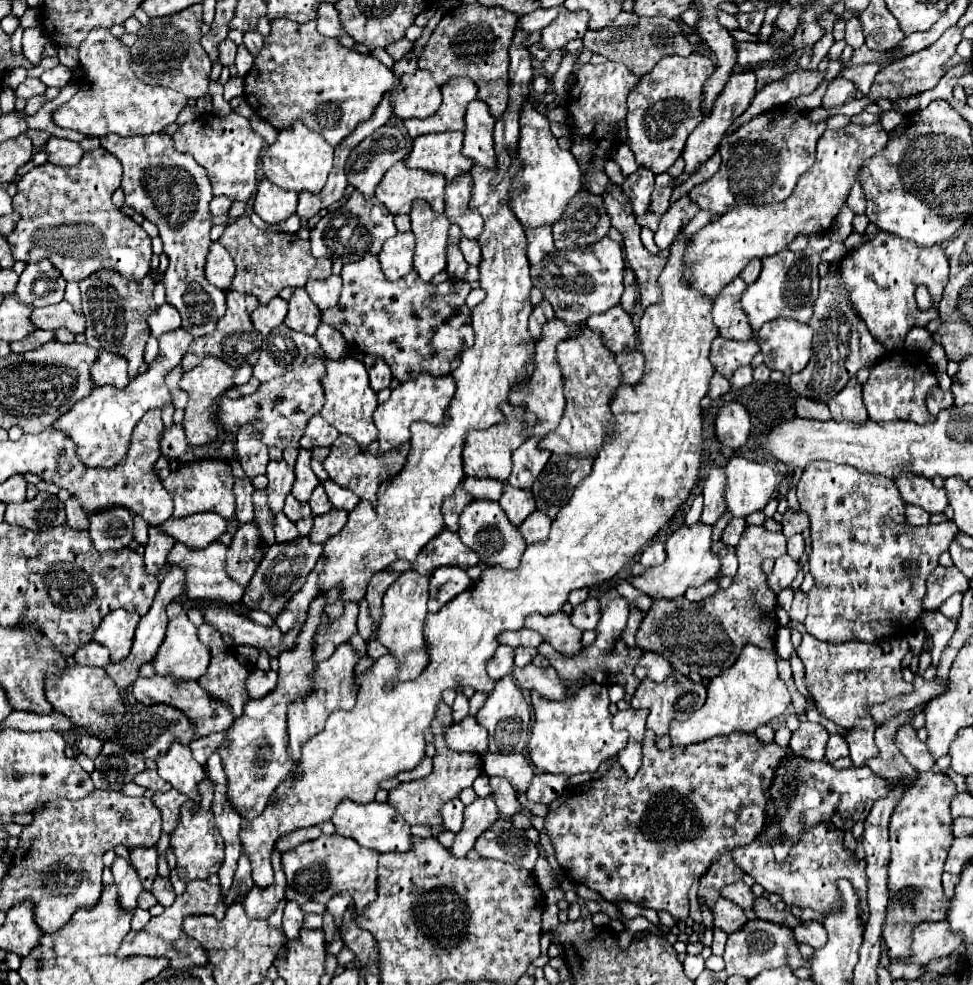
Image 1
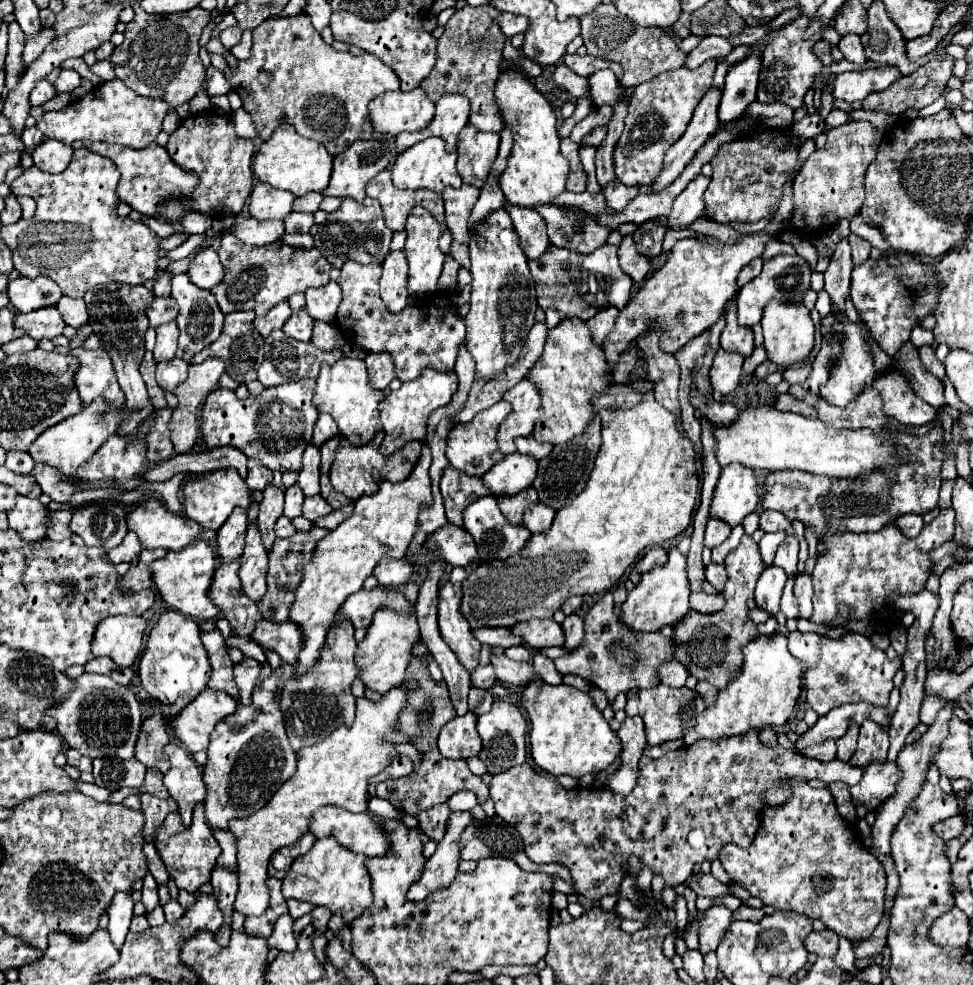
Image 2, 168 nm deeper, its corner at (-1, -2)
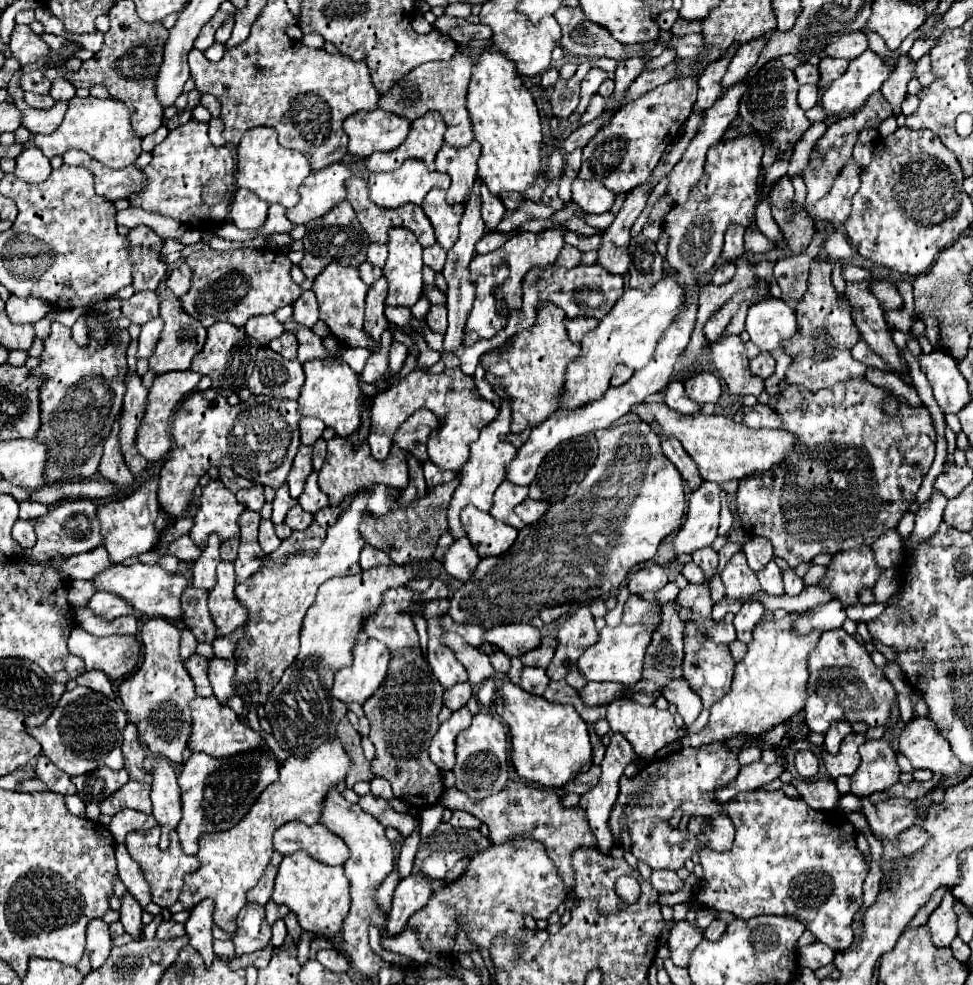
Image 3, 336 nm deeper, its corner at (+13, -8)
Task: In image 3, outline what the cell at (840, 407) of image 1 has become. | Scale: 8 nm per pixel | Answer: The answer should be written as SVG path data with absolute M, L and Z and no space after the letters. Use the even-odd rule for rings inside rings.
M814 260L810 264L808 290L796 306L798 332L794 334L794 338L790 338L790 342L784 342L782 346L784 352L792 356L792 364L786 372L786 382L806 386L808 390L830 388L840 380L864 378L868 370L866 364L854 360L850 354L854 342L862 340L862 334L858 334L858 328L850 316L848 300L834 290L830 272L832 266L828 260Z

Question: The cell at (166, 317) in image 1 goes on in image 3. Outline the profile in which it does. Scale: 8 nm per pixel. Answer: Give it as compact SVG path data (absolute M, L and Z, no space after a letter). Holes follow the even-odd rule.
M136 292L132 298L122 302L122 314L126 314L130 322L140 326L156 318L158 310L160 310L160 300L156 292Z

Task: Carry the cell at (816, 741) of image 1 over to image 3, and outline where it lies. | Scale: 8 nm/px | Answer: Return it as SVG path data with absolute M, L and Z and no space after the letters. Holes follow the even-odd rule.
M800 750L796 754L796 772L802 776L802 778L814 778L818 772L820 772L820 760L814 752L810 750Z

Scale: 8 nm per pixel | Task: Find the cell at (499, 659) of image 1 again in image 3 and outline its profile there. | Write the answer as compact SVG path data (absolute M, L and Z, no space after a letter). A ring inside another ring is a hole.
M470 682L456 684L456 686L452 686L452 688L448 688L444 692L444 706L450 708L452 712L460 710L462 706L466 706L466 702L468 702L470 696L472 696L472 684Z

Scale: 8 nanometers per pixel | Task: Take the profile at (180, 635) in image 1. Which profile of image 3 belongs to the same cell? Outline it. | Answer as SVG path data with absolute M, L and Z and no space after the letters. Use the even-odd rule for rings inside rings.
M164 618L146 620L142 628L142 644L144 664L120 684L118 694L126 708L128 722L134 722L138 728L140 742L150 752L182 764L182 752L186 750L186 742L190 740L190 702L194 700L196 692L192 678L178 654L180 630Z

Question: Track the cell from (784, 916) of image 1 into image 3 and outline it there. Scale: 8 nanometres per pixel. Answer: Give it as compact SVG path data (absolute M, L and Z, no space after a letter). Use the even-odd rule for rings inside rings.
M714 920L706 930L704 930L704 940L710 940L710 942L716 942L718 938L722 938L726 930L726 924L720 922L720 920Z

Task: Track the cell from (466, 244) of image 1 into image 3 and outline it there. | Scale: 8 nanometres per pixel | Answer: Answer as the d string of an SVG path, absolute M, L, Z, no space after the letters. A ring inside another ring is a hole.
M434 244L430 248L424 248L422 258L424 258L424 264L430 266L434 272L442 272L444 262L446 262L446 250L442 250L442 246Z

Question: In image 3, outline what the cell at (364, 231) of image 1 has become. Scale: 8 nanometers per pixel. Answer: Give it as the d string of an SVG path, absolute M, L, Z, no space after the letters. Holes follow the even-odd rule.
M342 202L342 206L334 206L334 210L328 210L322 218L308 222L302 242L304 242L304 252L336 260L342 266L360 266L366 260L366 250L370 246L370 240L366 238L366 232L358 224L358 218L348 202Z

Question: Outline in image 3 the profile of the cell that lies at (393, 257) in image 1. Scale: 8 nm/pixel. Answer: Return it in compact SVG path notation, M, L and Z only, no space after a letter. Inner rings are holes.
M382 276L372 284L366 296L366 318L364 318L364 330L370 334L374 342L380 342L380 334L388 328L388 320L384 316L384 300L388 292L388 282Z

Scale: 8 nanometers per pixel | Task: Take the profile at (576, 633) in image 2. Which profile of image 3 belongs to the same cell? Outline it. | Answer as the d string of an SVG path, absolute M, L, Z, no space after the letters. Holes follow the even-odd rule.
M544 638L538 648L526 652L520 660L524 666L536 666L538 664L538 668L546 668L550 664L550 660L554 658L554 650L556 650L556 640Z

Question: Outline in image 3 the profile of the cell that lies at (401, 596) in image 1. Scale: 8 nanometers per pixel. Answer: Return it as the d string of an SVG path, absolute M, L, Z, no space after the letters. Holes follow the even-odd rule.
M368 640L366 644L358 644L352 664L338 670L332 694L346 704L364 704L370 694L374 694L374 690L378 690L378 686L382 684L388 660L390 652L382 642Z

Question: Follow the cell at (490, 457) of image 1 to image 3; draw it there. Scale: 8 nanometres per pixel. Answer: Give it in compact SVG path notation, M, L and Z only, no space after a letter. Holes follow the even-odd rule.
M416 368L408 376L400 378L398 384L390 386L386 392L374 398L374 406L370 408L368 444L376 460L384 460L388 456L388 450L392 446L392 436L396 434L398 426L418 408L428 408L434 414L438 414L438 418L442 418L442 425L438 426L438 430L433 431L430 436L427 452L429 460L432 460L438 468L454 472L466 464L470 456L470 444L478 440L480 430L498 416L498 410L494 408L492 402L476 396L474 378L462 374L460 368L448 368L440 374L428 374Z

